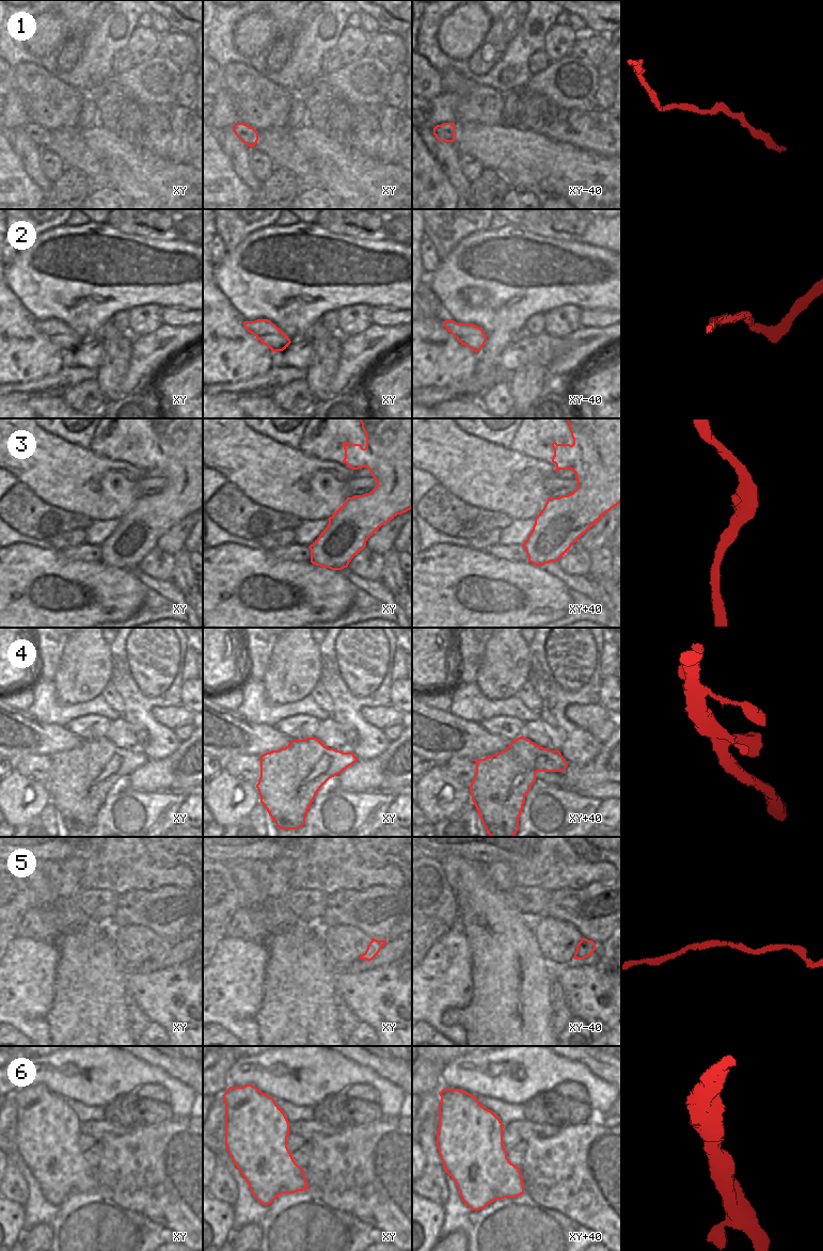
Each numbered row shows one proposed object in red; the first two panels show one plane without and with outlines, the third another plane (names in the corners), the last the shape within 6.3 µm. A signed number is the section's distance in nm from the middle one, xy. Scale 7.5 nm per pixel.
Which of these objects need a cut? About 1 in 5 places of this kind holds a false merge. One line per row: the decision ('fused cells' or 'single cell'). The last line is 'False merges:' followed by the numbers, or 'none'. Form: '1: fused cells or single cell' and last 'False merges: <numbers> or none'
1: single cell
2: single cell
3: fused cells
4: single cell
5: single cell
6: single cell
False merges: 3

